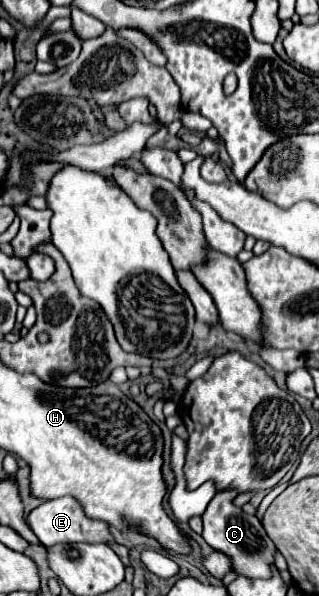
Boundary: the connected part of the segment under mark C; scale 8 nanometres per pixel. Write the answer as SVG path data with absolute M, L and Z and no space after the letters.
M217 493L203 513L203 539L219 553L229 557L231 569L247 579L271 579L277 547L265 533L263 525L255 515L245 515L233 505L237 493Z

